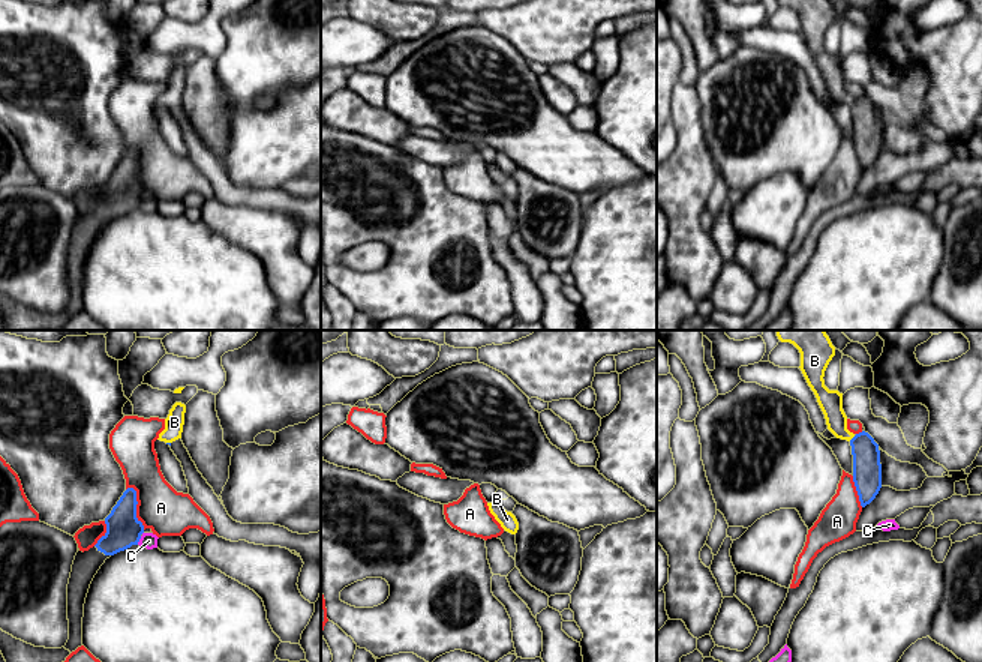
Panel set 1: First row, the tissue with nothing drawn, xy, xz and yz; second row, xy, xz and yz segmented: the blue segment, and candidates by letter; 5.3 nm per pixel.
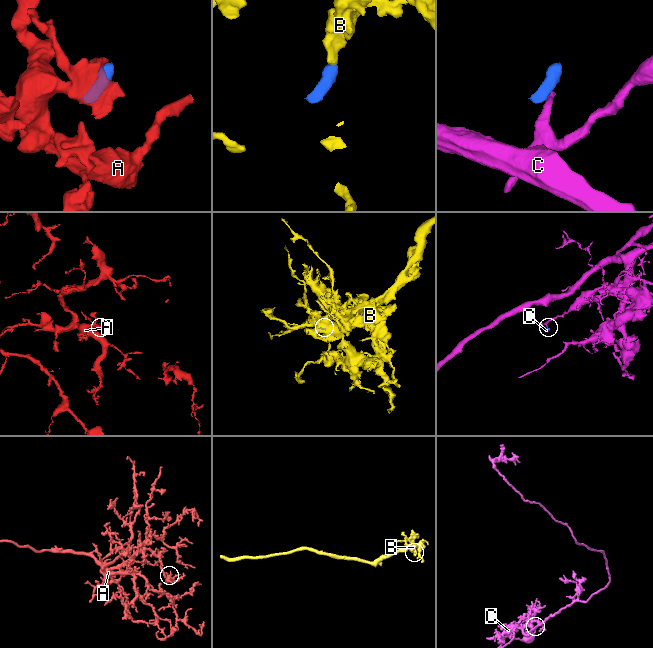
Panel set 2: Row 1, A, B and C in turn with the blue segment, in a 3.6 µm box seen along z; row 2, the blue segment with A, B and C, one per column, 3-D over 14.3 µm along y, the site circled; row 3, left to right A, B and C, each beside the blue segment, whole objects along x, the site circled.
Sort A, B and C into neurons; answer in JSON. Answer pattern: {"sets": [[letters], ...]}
{"sets": [["A"], ["B"], ["C"]]}

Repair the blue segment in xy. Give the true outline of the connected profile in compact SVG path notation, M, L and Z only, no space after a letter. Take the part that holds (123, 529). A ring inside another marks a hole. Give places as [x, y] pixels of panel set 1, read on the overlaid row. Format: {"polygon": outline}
{"polygon": "M127 488L105 518L106 533L88 551L78 548L67 584L69 639L64 648L70 653L82 645L84 603L94 575L106 558L138 545L144 533L136 504L136 491Z"}

